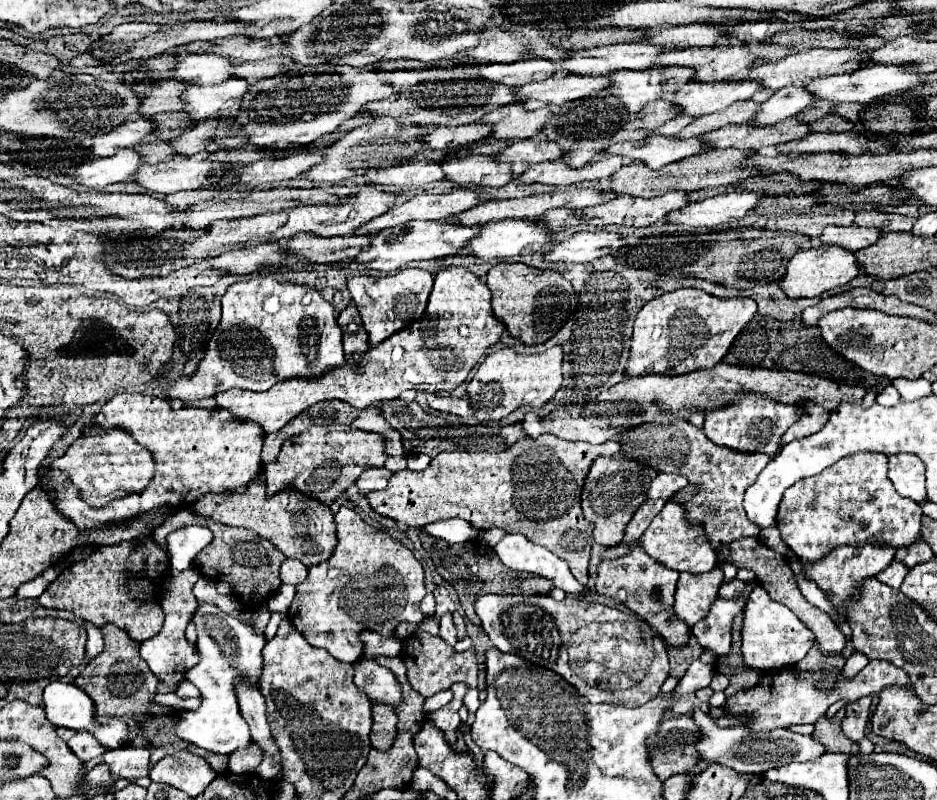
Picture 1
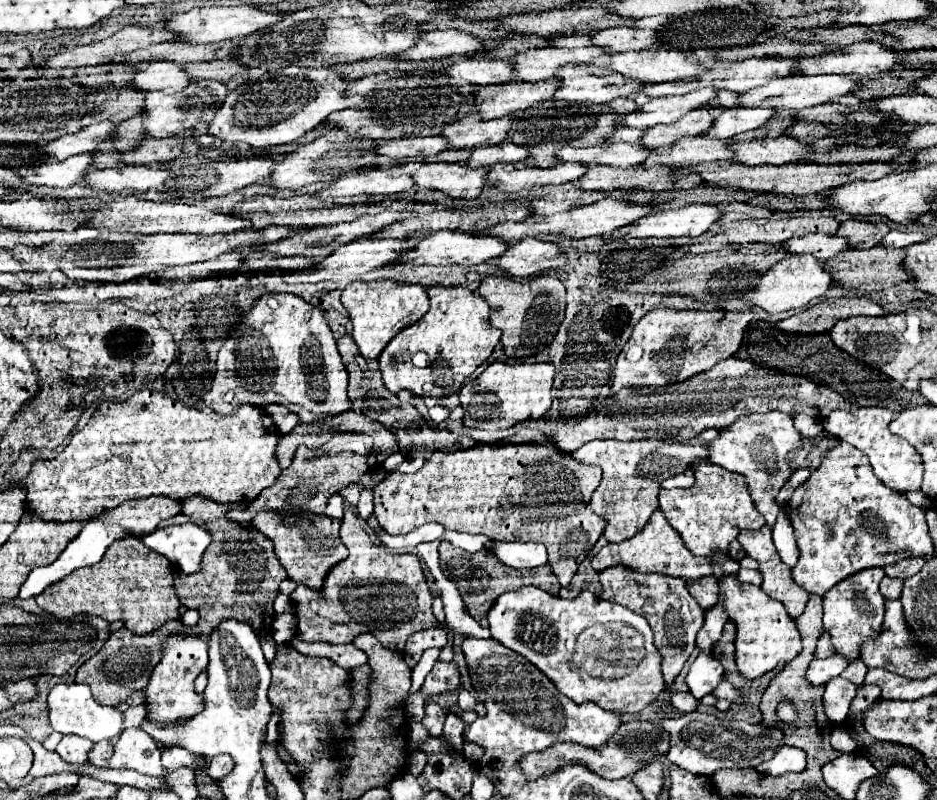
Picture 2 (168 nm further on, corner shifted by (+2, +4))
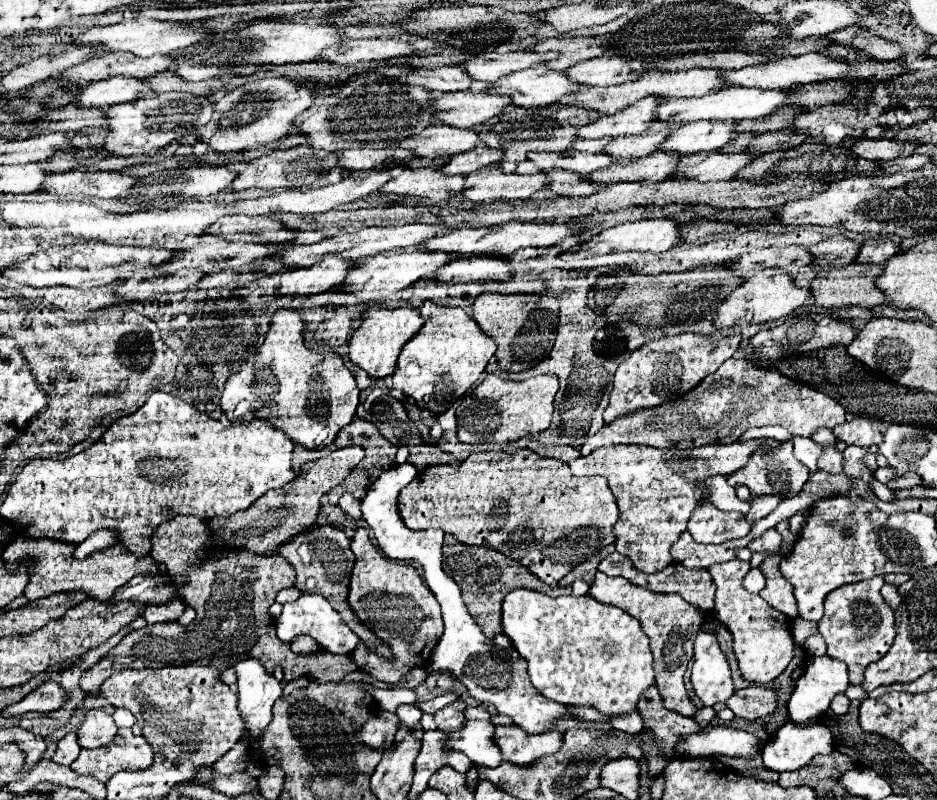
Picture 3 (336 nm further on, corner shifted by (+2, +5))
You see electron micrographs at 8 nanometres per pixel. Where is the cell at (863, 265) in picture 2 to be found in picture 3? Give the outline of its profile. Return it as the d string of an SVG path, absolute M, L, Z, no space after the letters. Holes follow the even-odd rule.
M851 262L849 266L843 268L831 268L831 270L821 270L813 268L807 272L799 272L795 278L797 286L805 286L811 290L813 296L813 306L821 308L851 308L851 306L861 306L861 308L875 308L885 302L885 294L875 288L875 280L881 274L883 266L881 264L859 264Z

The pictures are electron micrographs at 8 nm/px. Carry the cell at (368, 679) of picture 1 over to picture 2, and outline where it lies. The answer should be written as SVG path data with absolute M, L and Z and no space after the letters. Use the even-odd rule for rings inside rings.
M293 637L293 645L295 649L299 649L305 655L313 655L313 657L327 657L331 661L335 661L337 665L341 665L347 671L353 671L357 667L363 667L369 663L367 655L357 649L355 645L329 645L329 643L305 643L299 637Z

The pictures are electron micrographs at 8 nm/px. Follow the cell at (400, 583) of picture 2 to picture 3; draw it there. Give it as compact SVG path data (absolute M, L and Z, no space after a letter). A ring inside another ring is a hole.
M365 528L355 530L351 550L357 556L357 560L351 574L349 604L359 616L359 620L367 628L377 632L377 636L381 636L383 642L389 644L395 656L391 662L387 662L381 656L369 652L361 642L353 652L353 660L359 666L359 670L373 674L381 682L399 682L409 674L411 668L425 666L437 640L441 640L443 620L439 602L431 596L419 572L409 564L399 564L385 558L381 550L377 550L377 546L371 542Z

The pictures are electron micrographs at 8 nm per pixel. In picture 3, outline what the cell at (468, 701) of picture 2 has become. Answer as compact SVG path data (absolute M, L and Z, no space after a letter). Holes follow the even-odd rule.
M447 693L429 701L417 700L414 704L417 705L422 711L433 715L437 710L453 703L455 700L455 694Z

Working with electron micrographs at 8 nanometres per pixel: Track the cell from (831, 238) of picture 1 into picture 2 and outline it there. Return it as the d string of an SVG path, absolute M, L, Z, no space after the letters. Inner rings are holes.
M807 233L801 237L793 237L785 243L785 249L791 253L813 253L819 261L827 261L837 257L837 253L845 251L849 247L849 241L837 235L827 233Z

